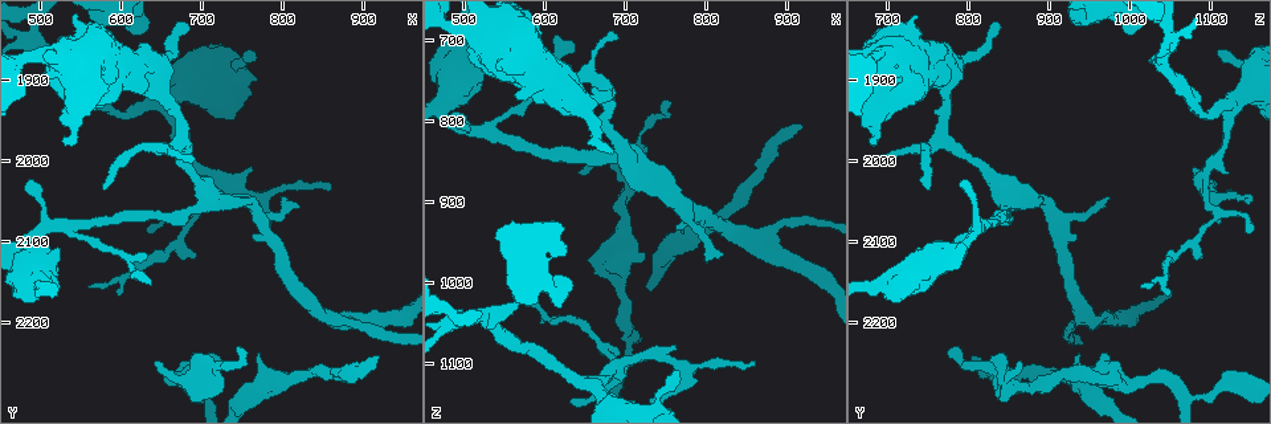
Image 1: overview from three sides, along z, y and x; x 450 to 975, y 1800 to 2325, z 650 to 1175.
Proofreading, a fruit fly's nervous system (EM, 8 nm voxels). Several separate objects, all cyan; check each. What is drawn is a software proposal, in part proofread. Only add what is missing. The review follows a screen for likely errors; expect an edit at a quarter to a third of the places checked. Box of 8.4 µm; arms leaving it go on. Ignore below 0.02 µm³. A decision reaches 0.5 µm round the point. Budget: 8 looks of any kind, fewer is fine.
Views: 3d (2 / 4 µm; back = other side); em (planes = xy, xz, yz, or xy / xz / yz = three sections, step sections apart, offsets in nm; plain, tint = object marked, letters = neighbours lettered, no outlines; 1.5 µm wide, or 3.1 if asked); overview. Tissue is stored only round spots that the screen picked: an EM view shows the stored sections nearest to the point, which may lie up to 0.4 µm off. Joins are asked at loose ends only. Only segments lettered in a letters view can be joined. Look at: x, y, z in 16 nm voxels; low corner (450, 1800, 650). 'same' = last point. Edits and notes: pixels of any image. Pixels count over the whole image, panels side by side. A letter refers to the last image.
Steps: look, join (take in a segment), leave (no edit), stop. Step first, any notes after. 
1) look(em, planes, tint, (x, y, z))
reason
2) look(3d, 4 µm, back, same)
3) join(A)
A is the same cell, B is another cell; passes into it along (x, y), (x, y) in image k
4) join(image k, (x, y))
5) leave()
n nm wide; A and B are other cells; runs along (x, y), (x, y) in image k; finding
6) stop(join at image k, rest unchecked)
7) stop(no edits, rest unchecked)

look(em, xz, step 8, tint, (570, 1860, 770))

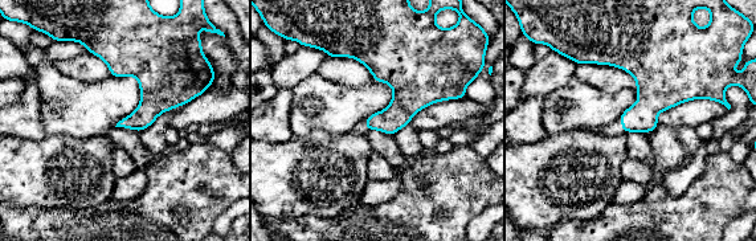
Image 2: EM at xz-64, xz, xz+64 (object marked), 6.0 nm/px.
look(em, planes, letters, same)
another direction

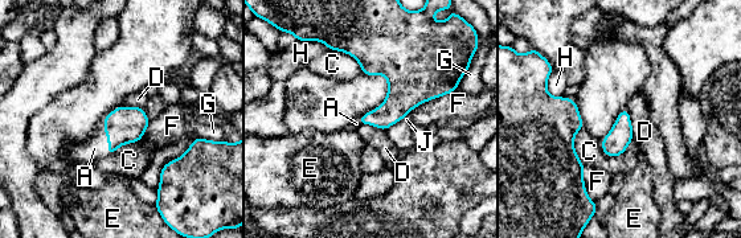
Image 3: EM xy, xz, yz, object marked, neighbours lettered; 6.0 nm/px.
join(A)
A is the same cell, C, D, E, F, G, H and J are other cells; passes into it along (125, 124), (107, 138), (94, 148) in image 3; the neuron continues

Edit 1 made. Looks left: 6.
look(em, planes, letters, (920, 2245, 805))

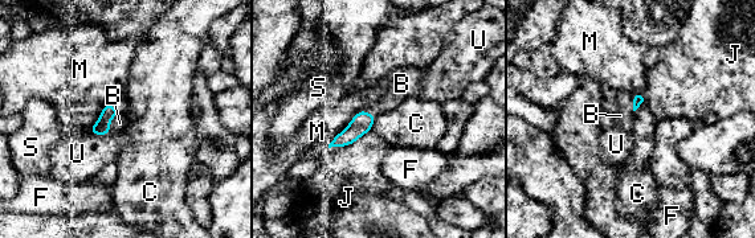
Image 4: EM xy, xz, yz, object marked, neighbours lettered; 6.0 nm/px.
join(B)
B is the same cell, C, F, J, M, S and U are other cells; passes into it along (102, 127), (110, 120), (119, 123) in image 4; it goes on there

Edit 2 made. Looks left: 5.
look(overview)

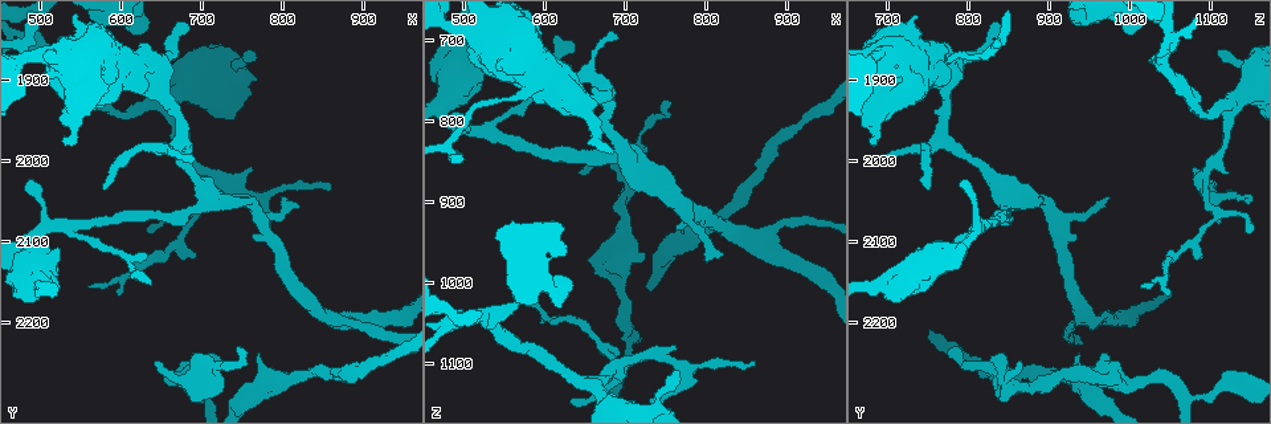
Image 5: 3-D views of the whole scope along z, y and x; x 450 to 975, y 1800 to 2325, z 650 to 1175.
look(em, planes, letters, (645, 2250, 860))
branch stops here

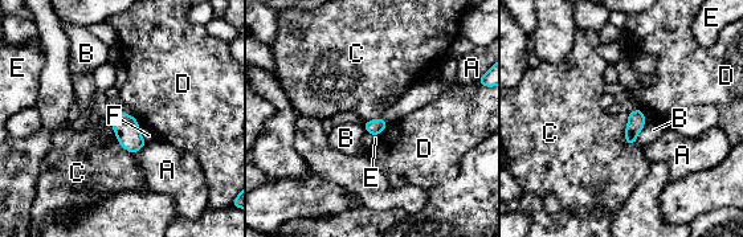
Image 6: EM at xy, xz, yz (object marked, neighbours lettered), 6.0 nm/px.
leave()
A, B, C, D, E and F are other cells; border along (628, 114), (625, 142), (633, 144) in image 6; none of them fits

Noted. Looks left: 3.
stop(join at image 3, join at image 4, rest unchecked)

